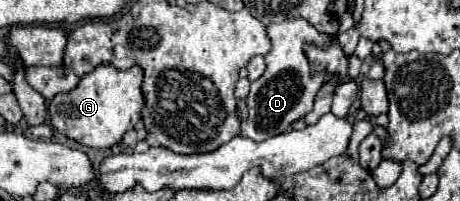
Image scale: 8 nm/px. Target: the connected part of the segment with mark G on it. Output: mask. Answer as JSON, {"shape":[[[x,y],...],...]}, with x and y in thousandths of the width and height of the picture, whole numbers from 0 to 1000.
{"shape":[[[237,318],[211,328],[202,358],[176,388],[163,448],[146,468],[124,468],[107,507],[107,597],[120,647],[180,726],[241,736],[272,677],[272,657],[289,647],[293,617],[307,597],[307,408],[311,348],[302,328],[289,328],[280,348],[254,348]]]}

